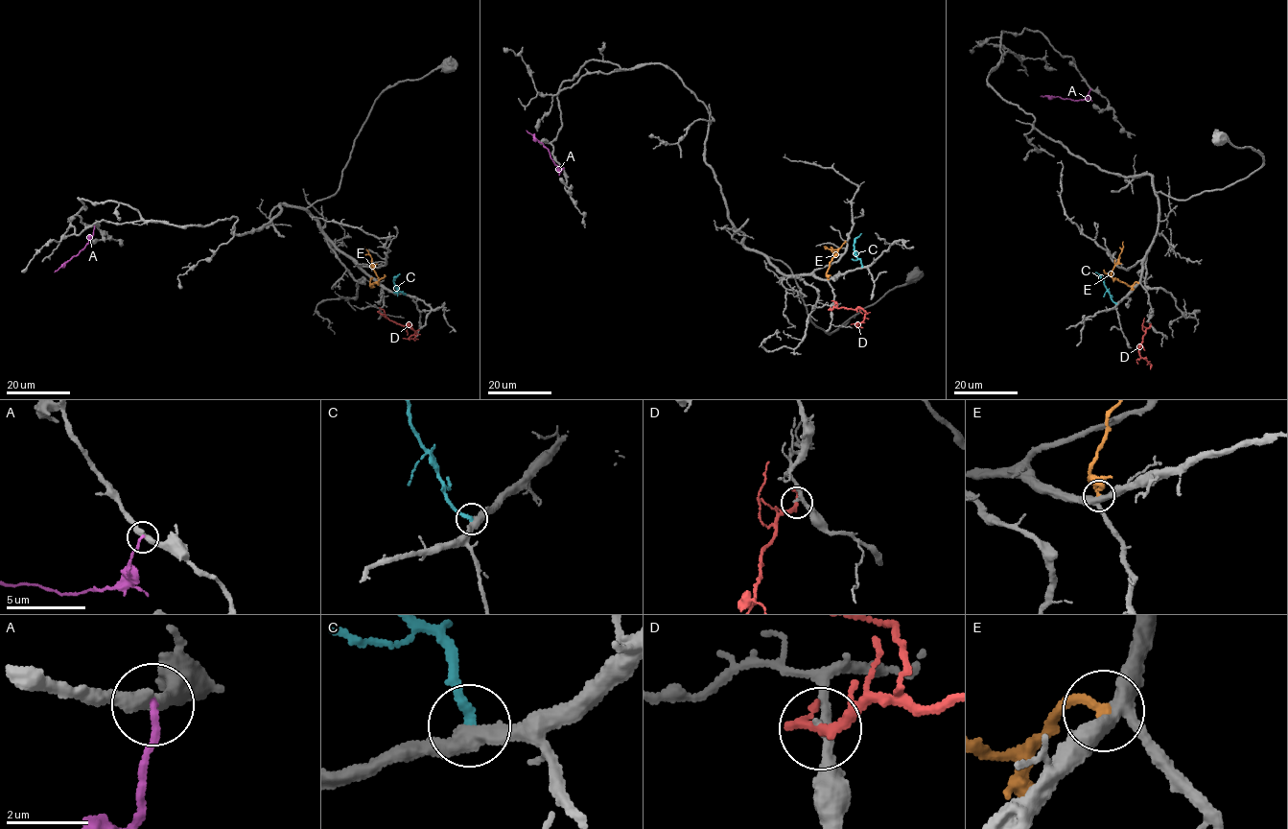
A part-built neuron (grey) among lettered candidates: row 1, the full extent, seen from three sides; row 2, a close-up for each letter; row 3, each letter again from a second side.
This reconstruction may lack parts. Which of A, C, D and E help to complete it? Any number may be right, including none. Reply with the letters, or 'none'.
C

